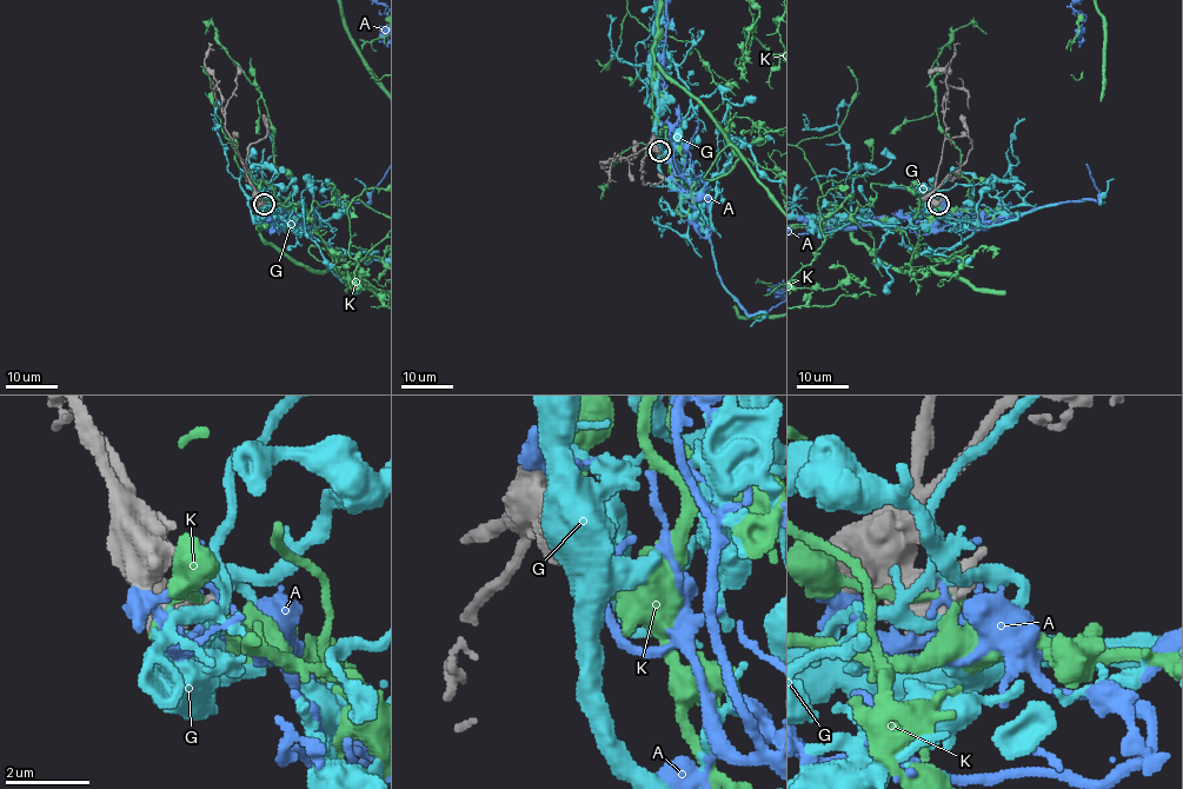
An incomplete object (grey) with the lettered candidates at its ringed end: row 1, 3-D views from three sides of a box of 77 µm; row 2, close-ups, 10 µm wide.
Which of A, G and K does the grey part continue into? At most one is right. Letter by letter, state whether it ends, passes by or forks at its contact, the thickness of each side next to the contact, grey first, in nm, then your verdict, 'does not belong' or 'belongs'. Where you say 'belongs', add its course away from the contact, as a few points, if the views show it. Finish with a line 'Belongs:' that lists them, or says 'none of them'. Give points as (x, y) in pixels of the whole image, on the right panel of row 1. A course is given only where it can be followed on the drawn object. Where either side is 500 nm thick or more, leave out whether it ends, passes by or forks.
A: it forks; calibres 460 and 200 nm; does not belong
G: it forks; calibres 480 and 170 nm; belongs; course (938, 204), (1017, 217), (985, 226), (944, 218), (910, 190), (935, 194), (991, 178)
K: calibres 500 and 180 nm; does not belong
Belongs: G

